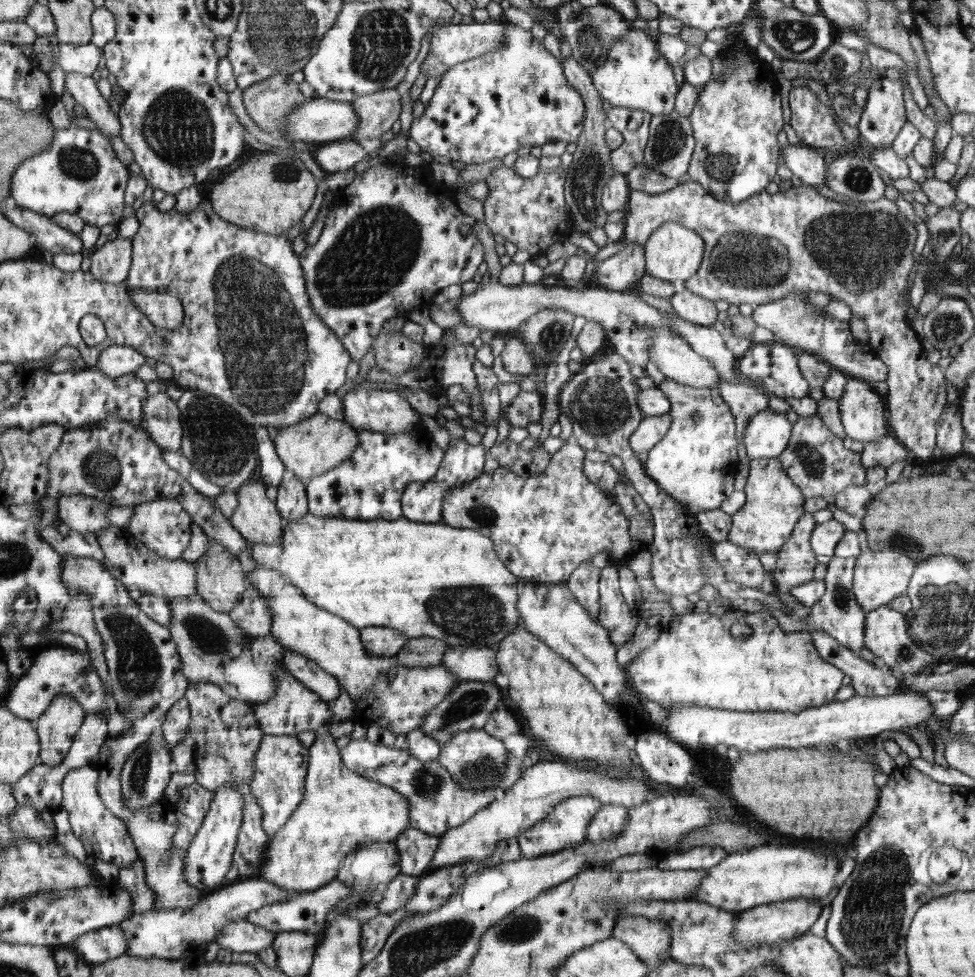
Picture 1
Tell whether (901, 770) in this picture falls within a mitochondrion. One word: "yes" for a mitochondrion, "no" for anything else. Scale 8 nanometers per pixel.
no

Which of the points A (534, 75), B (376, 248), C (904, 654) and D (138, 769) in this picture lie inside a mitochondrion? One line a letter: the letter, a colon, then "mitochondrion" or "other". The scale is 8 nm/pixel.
A: mitochondrion
B: mitochondrion
C: mitochondrion
D: mitochondrion

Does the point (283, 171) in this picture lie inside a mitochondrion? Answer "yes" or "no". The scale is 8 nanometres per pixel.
yes

